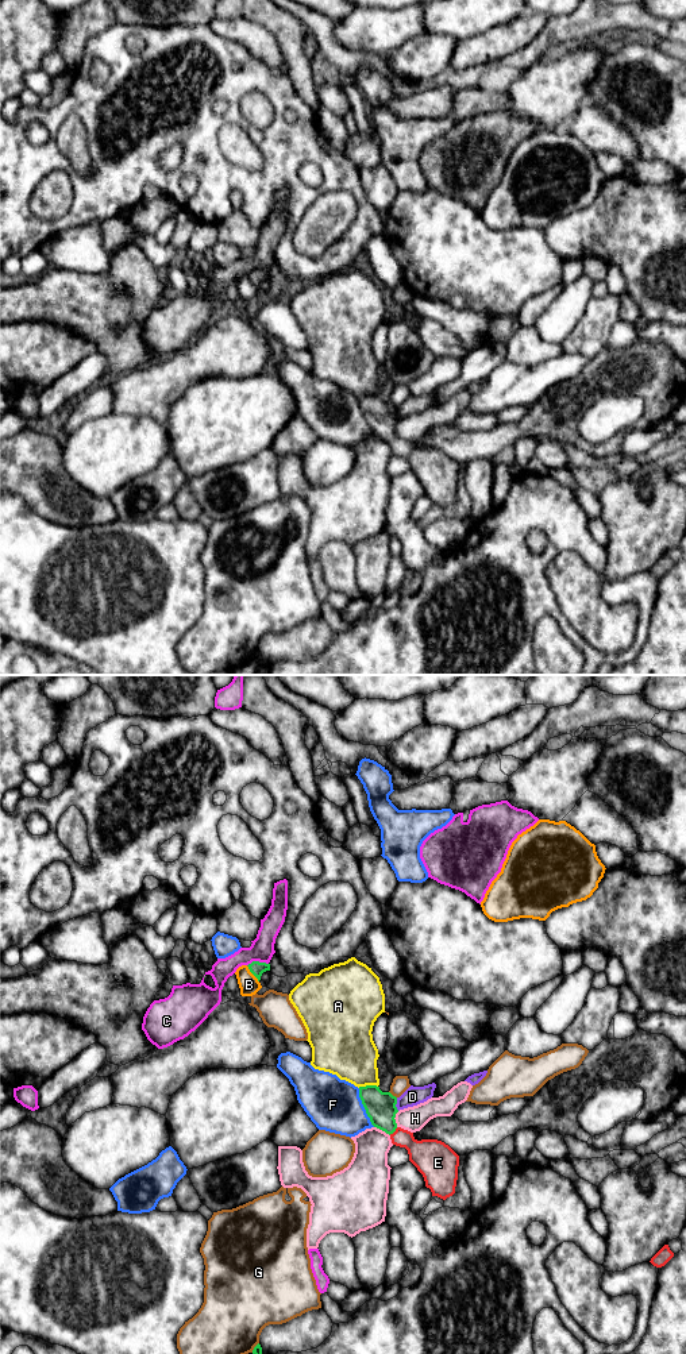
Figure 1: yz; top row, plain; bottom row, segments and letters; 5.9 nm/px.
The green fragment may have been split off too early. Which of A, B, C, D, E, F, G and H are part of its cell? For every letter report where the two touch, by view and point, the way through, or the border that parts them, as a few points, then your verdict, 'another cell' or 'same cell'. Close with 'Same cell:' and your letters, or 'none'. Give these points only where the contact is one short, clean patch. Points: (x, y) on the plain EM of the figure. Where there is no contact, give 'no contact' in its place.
A: yz (367, 394) | another cell
B: yz (251, 281) | along yz (246, 274), (258, 290) | another cell
C: yz (257, 270) | another cell
D: yz (396, 412) | another cell
E: yz (393, 440) | across yz (380, 415), (382, 427), (393, 440), (427, 465) | same cell
F: yz (363, 415) | another cell
G: yz (392, 404) | another cell
H: yz (394, 428) | another cell
Same cell: E

